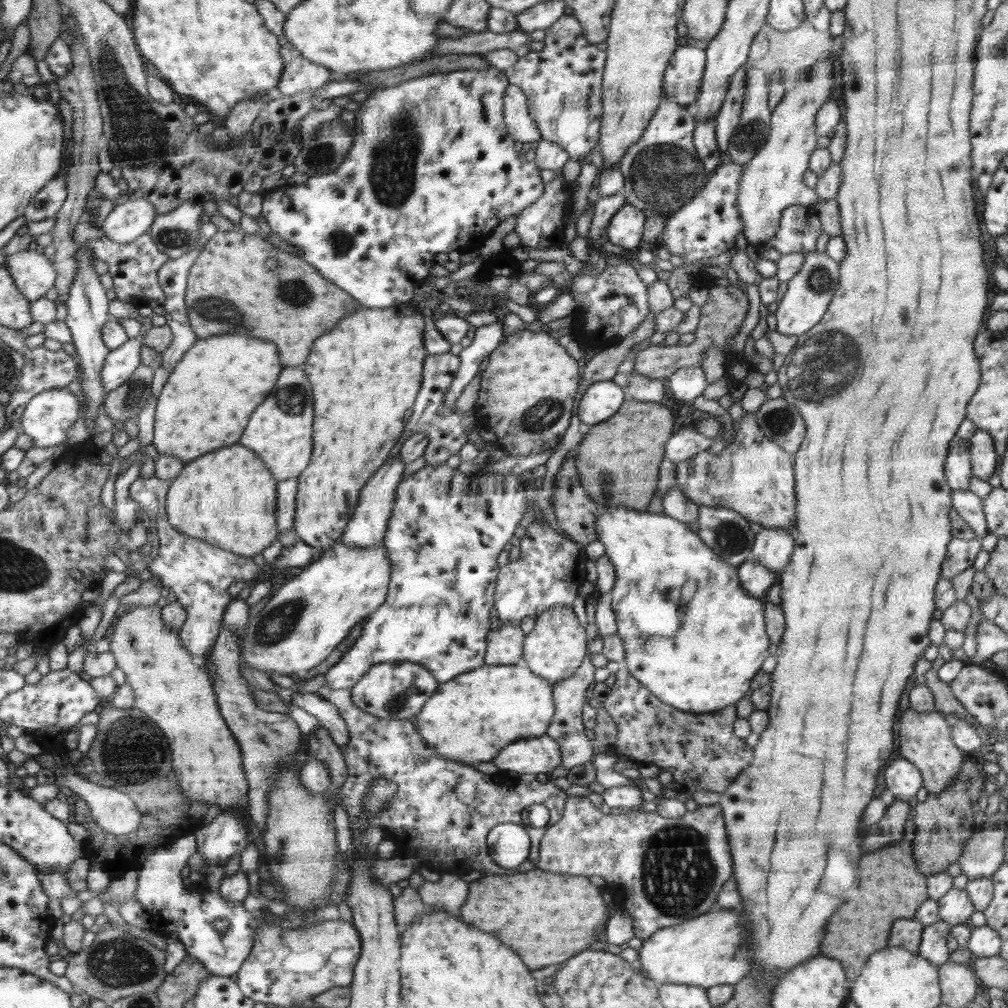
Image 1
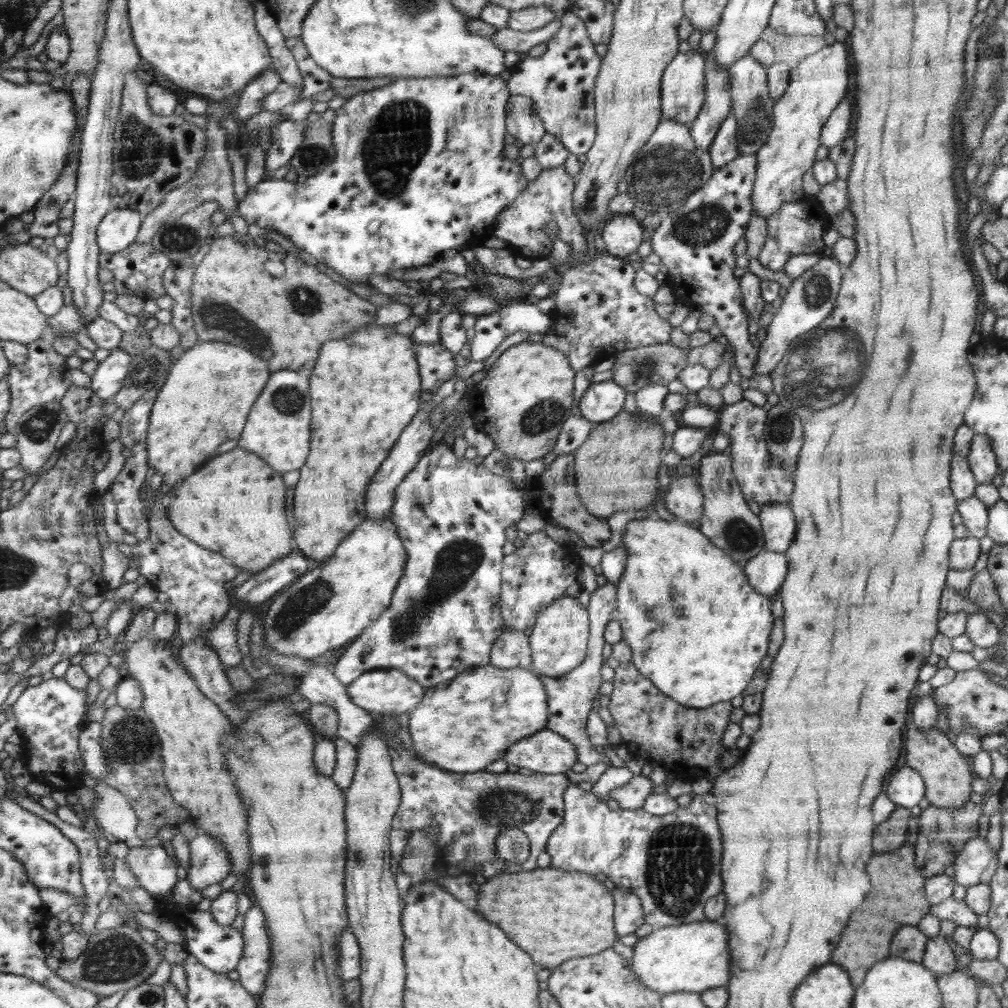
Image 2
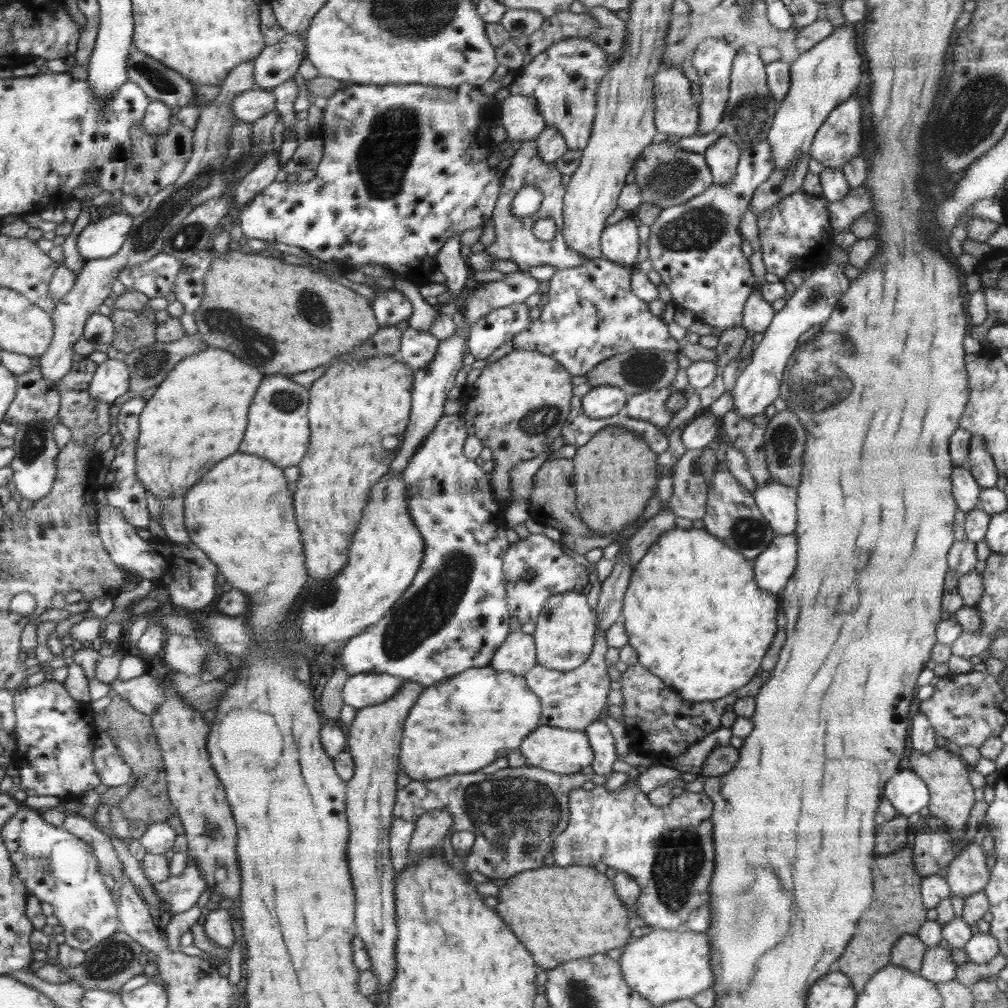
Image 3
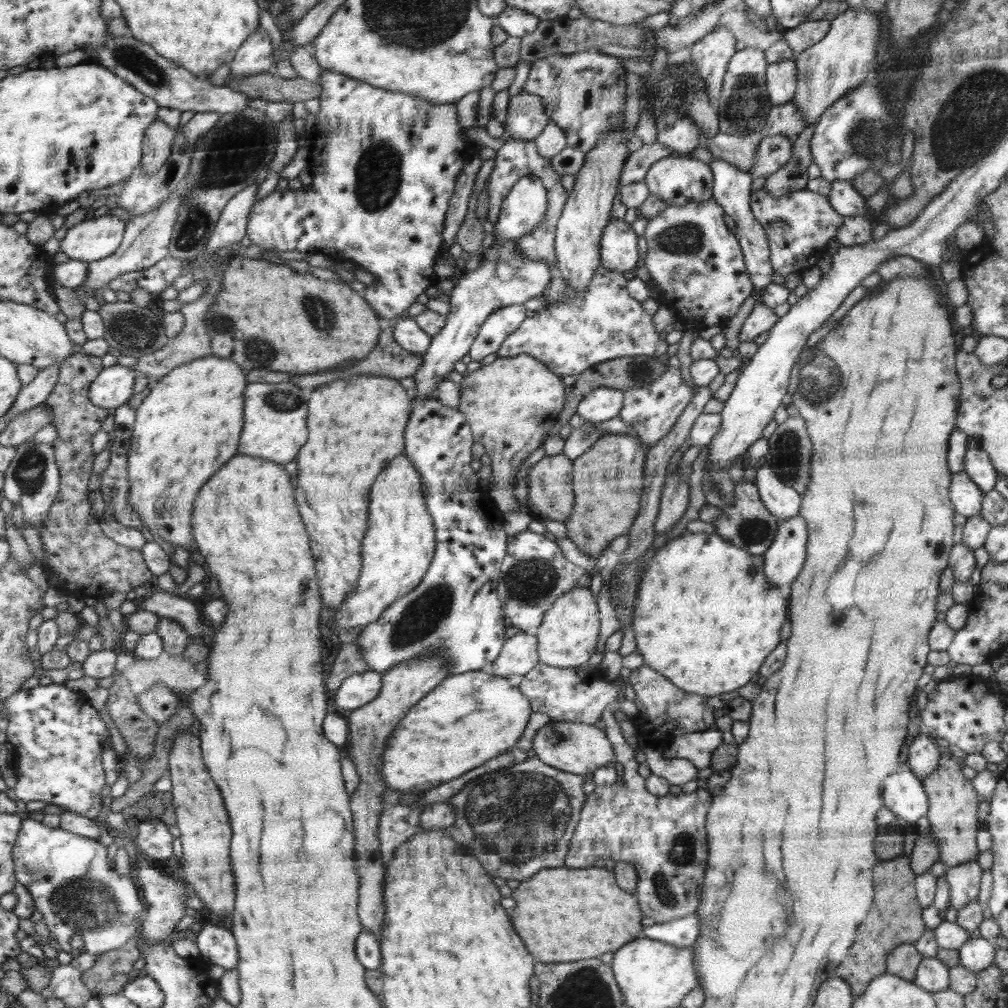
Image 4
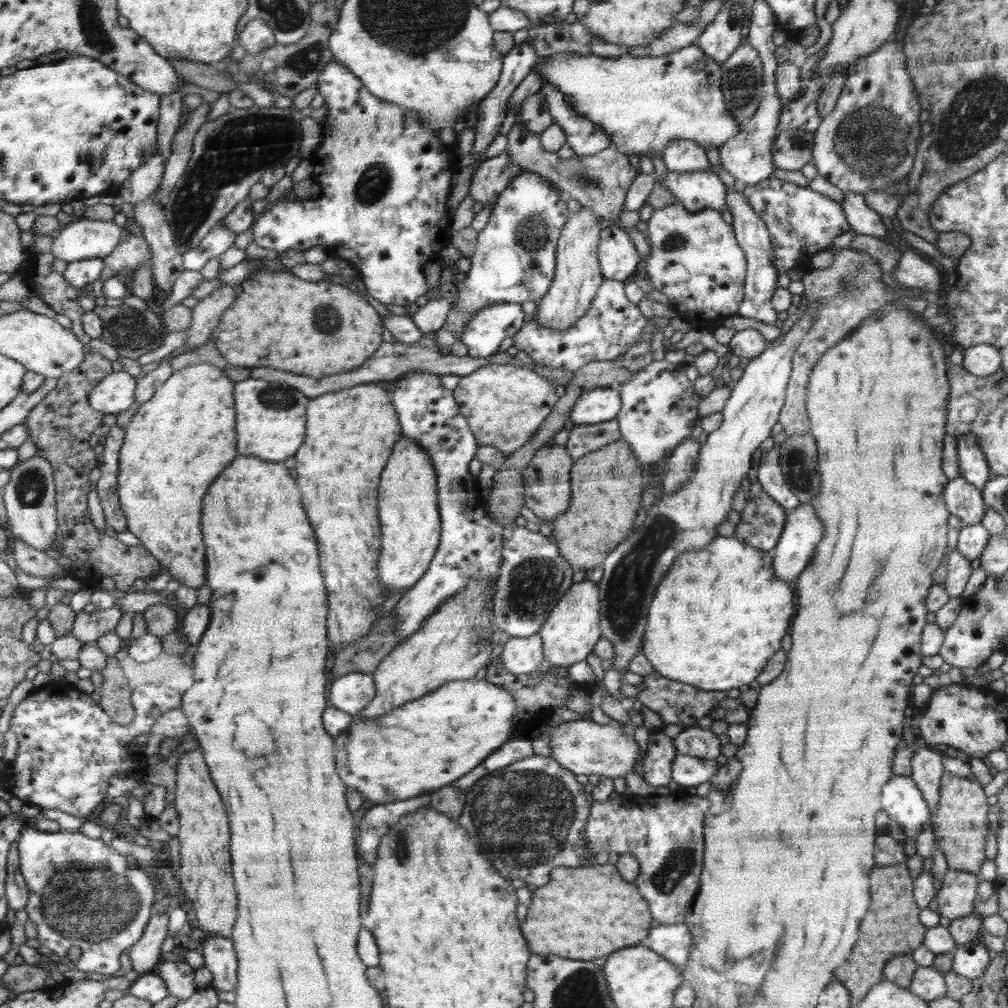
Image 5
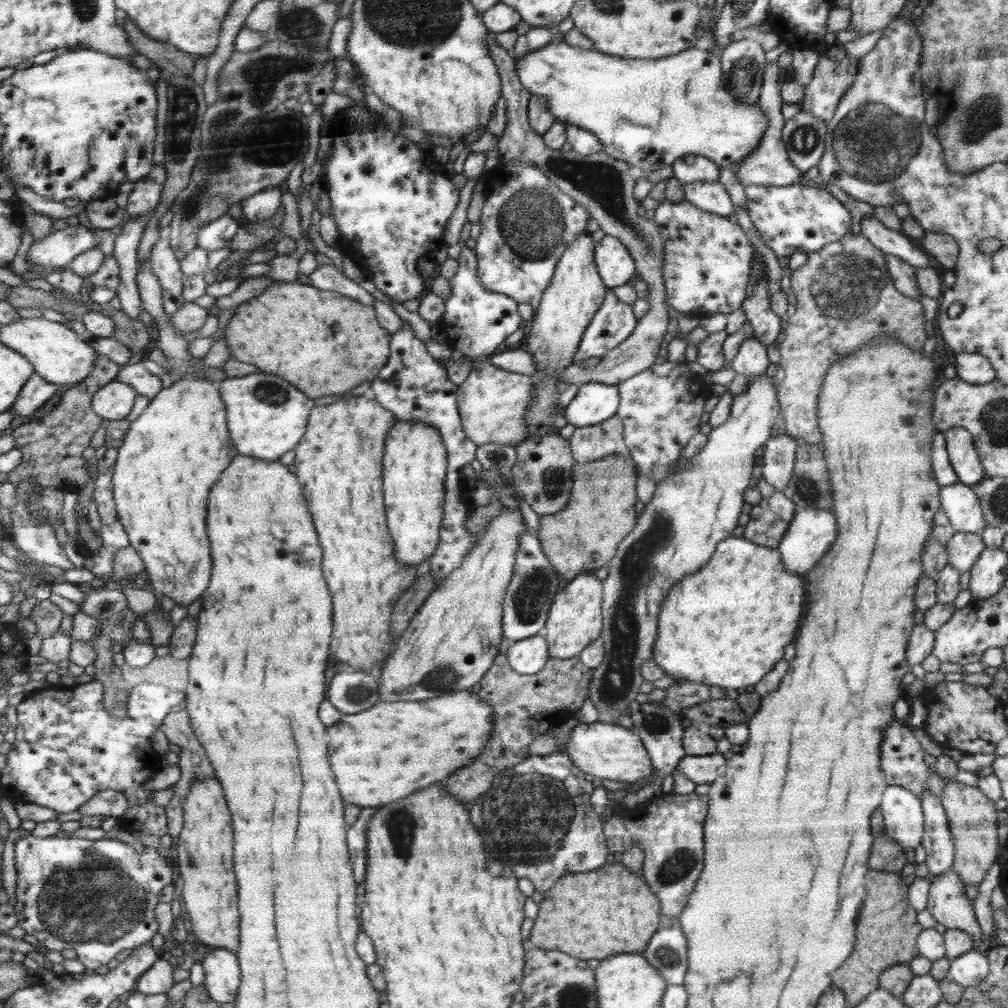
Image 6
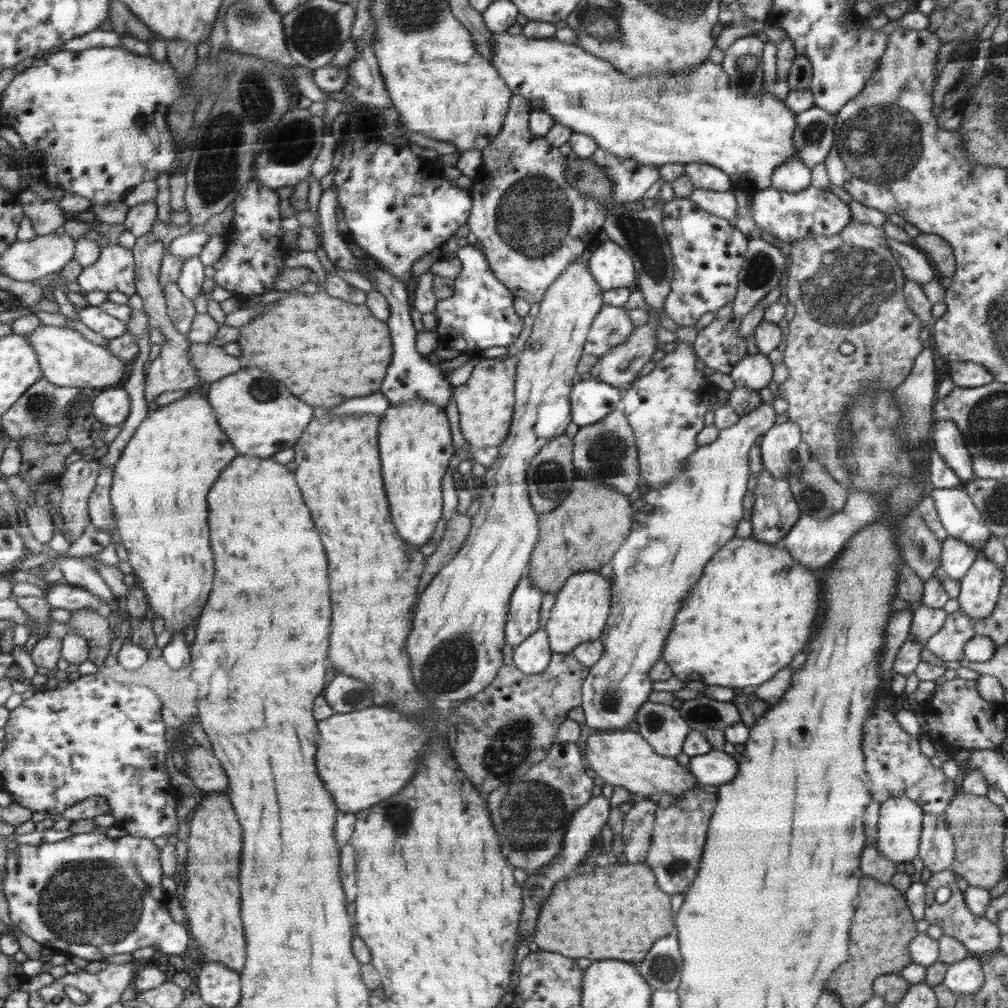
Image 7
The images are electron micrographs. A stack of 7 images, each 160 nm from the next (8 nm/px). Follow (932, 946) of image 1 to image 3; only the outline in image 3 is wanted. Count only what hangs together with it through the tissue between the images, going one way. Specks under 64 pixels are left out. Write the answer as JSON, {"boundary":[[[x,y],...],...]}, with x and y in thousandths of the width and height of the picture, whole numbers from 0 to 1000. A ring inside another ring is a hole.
{"boundary":[[[934,936],[920,941],[912,966],[931,976],[946,971],[950,959],[944,952],[943,940]]]}

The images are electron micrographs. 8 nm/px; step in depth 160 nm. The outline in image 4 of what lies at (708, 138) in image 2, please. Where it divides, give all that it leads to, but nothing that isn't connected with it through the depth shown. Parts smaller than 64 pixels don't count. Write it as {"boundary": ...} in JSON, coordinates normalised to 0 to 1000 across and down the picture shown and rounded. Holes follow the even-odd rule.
{"boundary":[[[710,27],[686,47],[686,61],[693,69],[693,75],[700,83],[700,93],[704,99],[712,99],[716,93],[716,77],[724,59],[730,54],[730,38],[722,27]]]}

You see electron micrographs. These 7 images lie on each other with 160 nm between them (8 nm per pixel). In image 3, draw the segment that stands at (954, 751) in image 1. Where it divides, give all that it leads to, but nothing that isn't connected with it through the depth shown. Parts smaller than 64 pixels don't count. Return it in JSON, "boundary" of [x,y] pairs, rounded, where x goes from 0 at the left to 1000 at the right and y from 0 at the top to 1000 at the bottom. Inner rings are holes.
{"boundary":[[[933,740],[927,741],[921,748],[905,743],[902,756],[903,763],[911,768],[922,782],[923,791],[920,801],[923,803],[923,810],[937,813],[945,835],[951,835],[957,828],[960,811],[967,798],[966,782],[961,775],[963,762],[954,751]]]}

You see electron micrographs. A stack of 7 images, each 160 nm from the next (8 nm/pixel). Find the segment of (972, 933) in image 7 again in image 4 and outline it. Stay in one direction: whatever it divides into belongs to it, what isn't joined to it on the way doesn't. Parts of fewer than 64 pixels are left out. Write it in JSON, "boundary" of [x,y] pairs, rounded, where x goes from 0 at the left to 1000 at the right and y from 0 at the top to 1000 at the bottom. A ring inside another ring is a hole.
{"boundary":[[[967,853],[939,862],[937,873],[941,877],[941,899],[952,903],[971,888],[975,864]]]}

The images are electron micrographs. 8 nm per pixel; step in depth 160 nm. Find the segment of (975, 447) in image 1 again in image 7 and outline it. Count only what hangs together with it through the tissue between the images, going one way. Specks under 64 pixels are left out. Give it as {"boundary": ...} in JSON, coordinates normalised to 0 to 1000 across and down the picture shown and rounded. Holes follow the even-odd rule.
{"boundary":[[[942,416],[927,417],[927,442],[939,461],[953,474],[961,477],[967,474],[962,448],[956,440],[955,431]]]}

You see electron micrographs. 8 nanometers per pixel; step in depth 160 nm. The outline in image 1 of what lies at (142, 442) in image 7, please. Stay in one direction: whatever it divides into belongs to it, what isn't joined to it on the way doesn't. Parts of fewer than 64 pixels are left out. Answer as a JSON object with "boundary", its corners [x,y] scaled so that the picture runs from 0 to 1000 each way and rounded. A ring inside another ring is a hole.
{"boundary":[[[228,331],[206,335],[196,334],[195,338],[188,344],[188,347],[185,348],[185,351],[179,356],[179,359],[172,365],[172,368],[166,375],[165,381],[162,383],[163,385],[156,398],[154,418],[152,421],[152,438],[150,440],[154,442],[158,450],[174,452],[174,454],[180,456],[183,461],[212,446],[216,446],[216,444],[221,445],[222,442],[234,440],[236,435],[240,433],[242,425],[244,425],[244,419],[246,419],[248,411],[250,411],[252,405],[260,399],[260,395],[264,395],[264,391],[268,389],[268,385],[274,381],[276,371],[280,369],[280,363],[278,363],[278,359],[276,359],[276,347],[274,347],[274,341],[270,341],[270,339],[262,339],[262,337],[254,337],[254,335],[244,335],[244,333],[228,333]]]}

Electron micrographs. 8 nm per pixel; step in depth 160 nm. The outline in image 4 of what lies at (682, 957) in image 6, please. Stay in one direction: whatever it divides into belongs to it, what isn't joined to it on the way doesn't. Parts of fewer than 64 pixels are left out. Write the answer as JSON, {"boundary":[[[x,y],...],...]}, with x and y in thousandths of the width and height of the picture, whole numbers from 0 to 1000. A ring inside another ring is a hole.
{"boundary":[[[688,906],[670,914],[649,916],[647,919],[639,920],[638,929],[669,938],[686,940],[694,927],[694,918],[692,908]]]}

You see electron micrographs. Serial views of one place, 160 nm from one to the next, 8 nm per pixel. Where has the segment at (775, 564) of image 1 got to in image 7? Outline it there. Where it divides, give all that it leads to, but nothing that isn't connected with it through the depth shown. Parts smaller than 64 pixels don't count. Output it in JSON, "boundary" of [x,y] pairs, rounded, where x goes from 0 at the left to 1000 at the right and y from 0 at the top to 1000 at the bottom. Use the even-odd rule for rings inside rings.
{"boundary":[[[782,416],[775,421],[769,421],[768,425],[764,425],[758,430],[758,435],[756,435],[756,439],[754,440],[757,462],[771,475],[783,474],[788,468],[787,464],[790,457],[786,453],[786,448],[791,446],[791,442],[795,438],[794,426],[791,419]]]}

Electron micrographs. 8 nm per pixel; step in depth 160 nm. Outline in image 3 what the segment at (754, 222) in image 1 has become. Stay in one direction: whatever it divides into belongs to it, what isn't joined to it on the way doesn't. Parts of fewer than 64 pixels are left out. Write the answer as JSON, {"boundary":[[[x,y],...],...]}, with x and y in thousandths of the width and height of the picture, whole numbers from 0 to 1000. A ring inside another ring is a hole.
{"boundary":[[[845,24],[829,27],[785,63],[785,80],[774,108],[769,111],[760,140],[768,150],[770,167],[785,172],[798,152],[804,153],[809,133],[824,111],[835,104],[851,87],[855,75],[855,56],[849,48],[849,32]]]}

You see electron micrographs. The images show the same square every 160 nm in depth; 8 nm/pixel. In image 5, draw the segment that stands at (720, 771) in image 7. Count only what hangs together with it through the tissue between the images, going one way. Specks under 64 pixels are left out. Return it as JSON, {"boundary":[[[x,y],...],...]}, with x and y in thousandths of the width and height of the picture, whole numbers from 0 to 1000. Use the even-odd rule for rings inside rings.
{"boundary":[[[671,748],[667,755],[666,772],[676,784],[684,780],[691,781],[693,778],[703,776],[715,761],[710,754],[698,754],[688,750]]]}

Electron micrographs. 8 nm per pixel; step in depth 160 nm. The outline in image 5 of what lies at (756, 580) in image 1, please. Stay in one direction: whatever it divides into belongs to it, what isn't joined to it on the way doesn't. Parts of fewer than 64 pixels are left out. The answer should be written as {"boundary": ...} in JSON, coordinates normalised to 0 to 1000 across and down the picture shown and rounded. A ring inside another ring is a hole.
{"boundary":[[[804,499],[783,506],[777,533],[768,544],[766,562],[770,571],[778,577],[792,576],[816,537],[816,529],[816,519]]]}

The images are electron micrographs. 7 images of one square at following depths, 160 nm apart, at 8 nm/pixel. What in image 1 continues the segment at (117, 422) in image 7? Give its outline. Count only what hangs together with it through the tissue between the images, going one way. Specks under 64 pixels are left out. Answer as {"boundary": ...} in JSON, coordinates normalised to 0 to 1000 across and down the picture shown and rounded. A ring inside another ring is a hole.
{"boundary":[[[143,324],[137,335],[133,335],[133,337],[127,336],[118,345],[108,347],[99,368],[99,379],[105,392],[116,387],[119,382],[129,377],[131,370],[139,363],[141,336],[143,336],[145,329],[146,324]]]}

